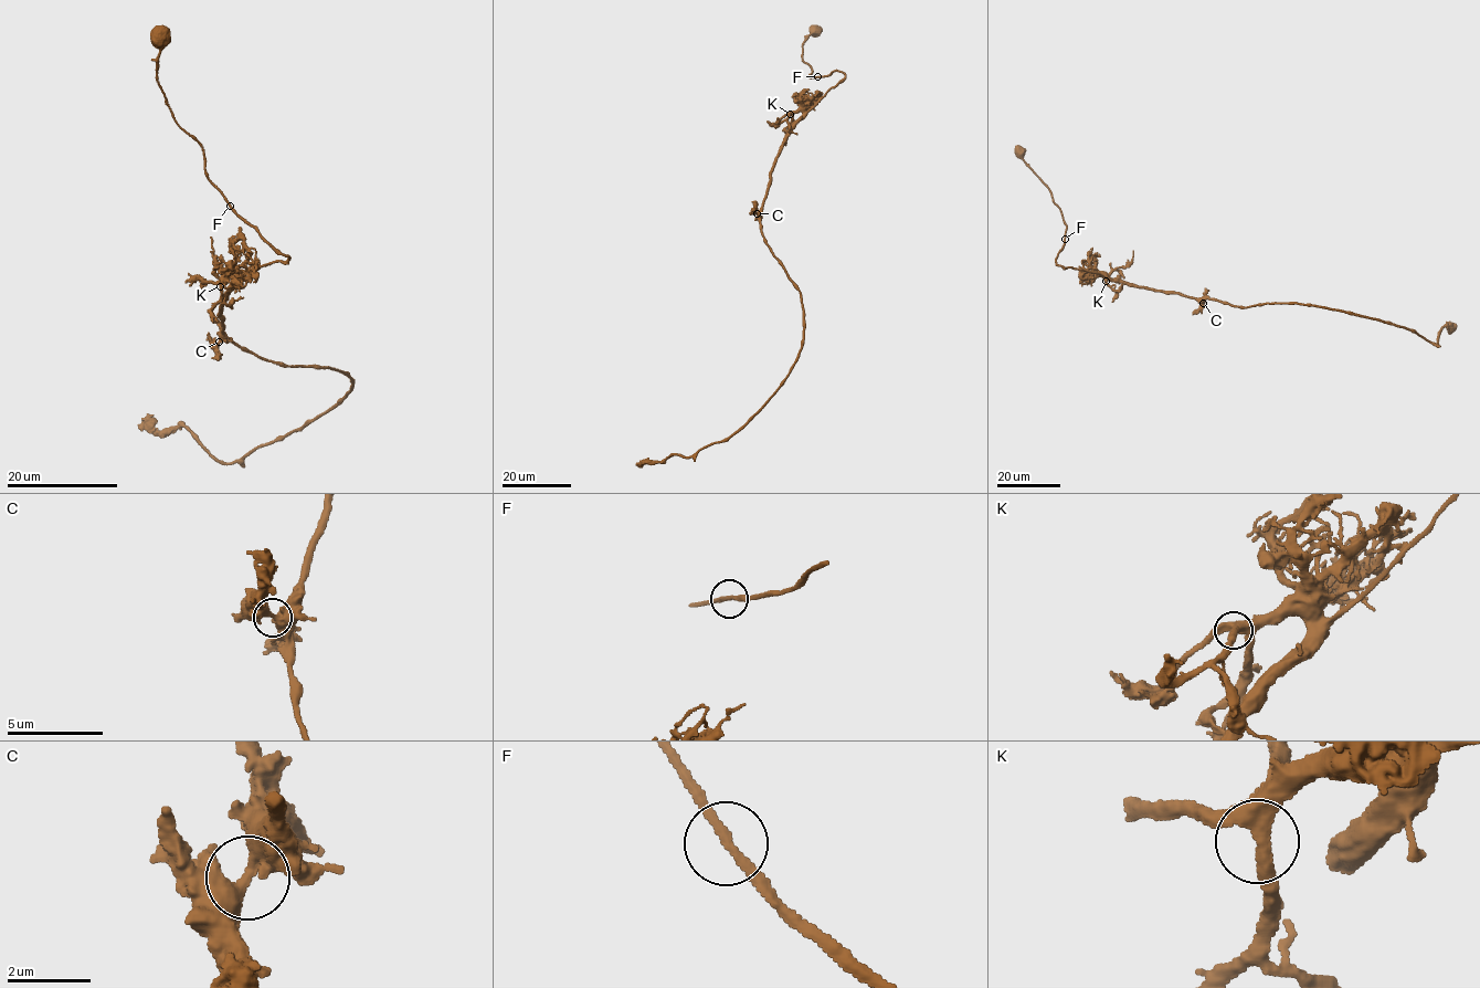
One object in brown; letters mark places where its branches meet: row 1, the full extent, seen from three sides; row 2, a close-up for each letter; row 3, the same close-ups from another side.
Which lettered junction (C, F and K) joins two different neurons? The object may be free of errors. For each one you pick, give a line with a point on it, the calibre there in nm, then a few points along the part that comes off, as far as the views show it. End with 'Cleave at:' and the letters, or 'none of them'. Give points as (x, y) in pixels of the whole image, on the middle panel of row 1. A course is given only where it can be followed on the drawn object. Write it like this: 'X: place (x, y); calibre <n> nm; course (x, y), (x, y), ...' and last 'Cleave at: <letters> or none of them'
F: place (817, 76); calibre 200 nm; course (817, 76), (810, 77), (813, 71), (802, 56), (806, 39), (820, 28)
Cleave at: F

